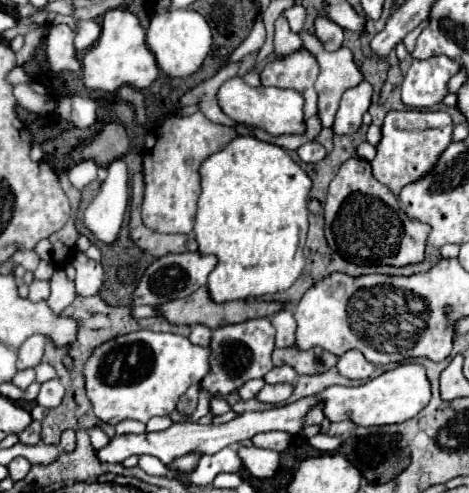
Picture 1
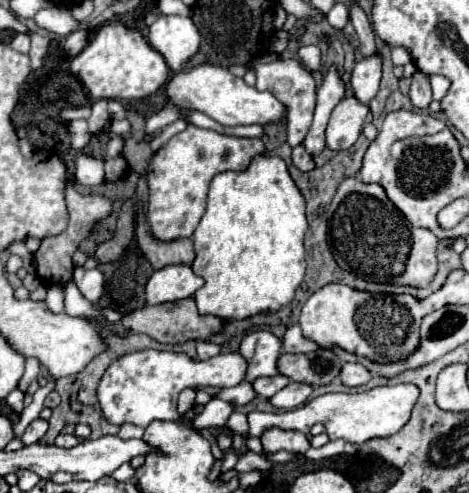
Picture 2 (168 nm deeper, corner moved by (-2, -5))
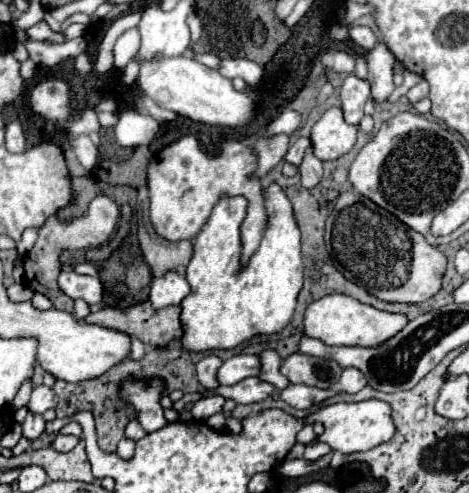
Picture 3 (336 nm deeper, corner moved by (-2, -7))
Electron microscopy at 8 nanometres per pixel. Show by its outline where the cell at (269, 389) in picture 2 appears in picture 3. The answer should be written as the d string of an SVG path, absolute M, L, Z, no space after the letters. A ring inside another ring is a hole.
M244 378L234 386L220 386L218 390L206 390L202 392L202 397L206 398L212 395L232 398L238 404L252 404L268 398L274 392L274 386L268 382L262 382L260 378Z

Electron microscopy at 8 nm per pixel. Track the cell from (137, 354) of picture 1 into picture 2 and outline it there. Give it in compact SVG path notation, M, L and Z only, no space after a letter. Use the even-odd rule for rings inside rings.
M152 348L136 350L122 354L108 366L108 370L98 382L96 398L108 422L116 426L136 424L140 428L146 428L154 420L176 422L180 418L176 414L176 400L184 388L236 386L242 382L244 372L246 372L246 362L238 352L218 354L208 360L196 360L184 352L168 352L168 350L152 350Z

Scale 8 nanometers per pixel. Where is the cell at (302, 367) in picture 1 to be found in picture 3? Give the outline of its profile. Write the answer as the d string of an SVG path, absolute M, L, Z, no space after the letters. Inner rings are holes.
M292 354L282 362L280 372L292 384L306 384L316 388L330 388L340 380L342 368L334 360L314 358L306 354Z

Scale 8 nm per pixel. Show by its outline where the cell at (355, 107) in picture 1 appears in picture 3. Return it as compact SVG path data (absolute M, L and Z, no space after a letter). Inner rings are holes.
M330 108L312 126L312 132L310 132L312 152L322 162L336 160L354 146L356 134L358 134L358 128L344 122L342 110Z

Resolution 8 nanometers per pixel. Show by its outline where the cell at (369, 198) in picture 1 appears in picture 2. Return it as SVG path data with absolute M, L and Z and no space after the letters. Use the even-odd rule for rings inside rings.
M356 176L344 178L326 210L326 218L334 260L354 276L408 286L428 286L434 278L438 238L430 230L412 226L388 200L380 184L364 184Z

